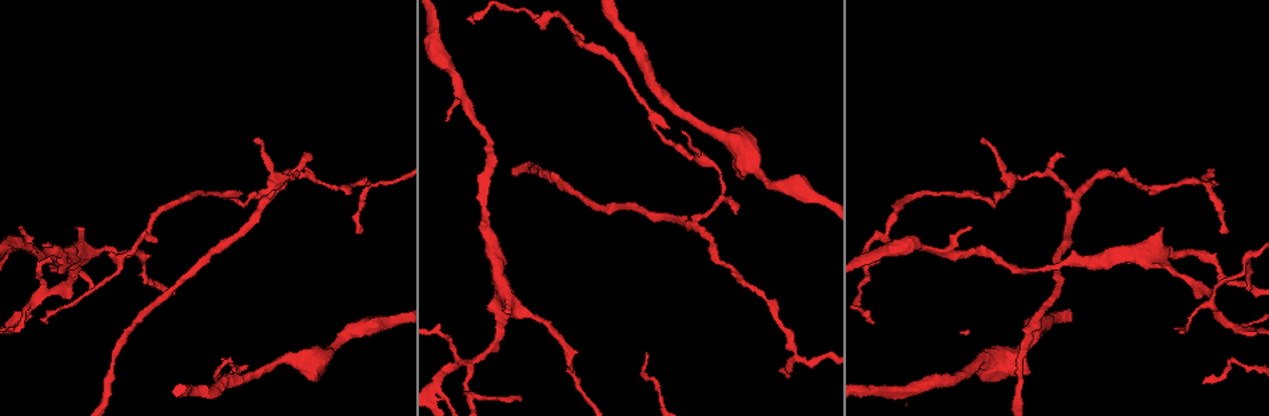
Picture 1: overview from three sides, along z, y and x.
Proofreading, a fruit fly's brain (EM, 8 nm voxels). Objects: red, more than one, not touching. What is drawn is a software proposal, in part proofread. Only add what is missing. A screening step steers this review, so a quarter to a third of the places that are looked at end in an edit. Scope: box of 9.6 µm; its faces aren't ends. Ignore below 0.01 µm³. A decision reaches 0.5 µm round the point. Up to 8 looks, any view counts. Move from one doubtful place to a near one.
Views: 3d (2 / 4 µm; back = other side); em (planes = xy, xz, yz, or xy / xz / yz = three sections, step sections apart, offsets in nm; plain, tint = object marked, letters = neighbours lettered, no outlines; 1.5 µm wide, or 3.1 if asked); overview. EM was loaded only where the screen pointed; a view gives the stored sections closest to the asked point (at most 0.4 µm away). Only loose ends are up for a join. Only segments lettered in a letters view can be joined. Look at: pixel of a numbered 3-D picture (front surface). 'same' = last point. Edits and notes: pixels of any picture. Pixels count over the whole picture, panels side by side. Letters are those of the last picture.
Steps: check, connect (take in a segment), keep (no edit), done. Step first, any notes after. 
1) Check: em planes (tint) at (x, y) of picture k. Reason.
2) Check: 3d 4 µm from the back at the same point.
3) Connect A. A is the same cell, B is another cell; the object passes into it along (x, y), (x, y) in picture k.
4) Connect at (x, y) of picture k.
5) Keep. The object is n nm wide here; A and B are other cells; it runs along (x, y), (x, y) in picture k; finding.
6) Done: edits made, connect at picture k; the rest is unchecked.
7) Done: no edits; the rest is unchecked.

Check: em planes (letters) at (735, 214) of picture 1. Branch stops here.

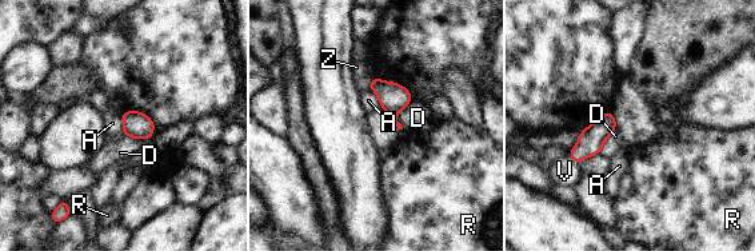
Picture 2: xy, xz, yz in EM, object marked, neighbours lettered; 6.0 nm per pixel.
Keep. A, D, R, V and Z are other cells; a border runs along (155, 126), (150, 138), (124, 134) in picture 2; none of them fits.

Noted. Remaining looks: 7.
Check: em planes (tint) at (357, 234) of picture 1. Tapers out.

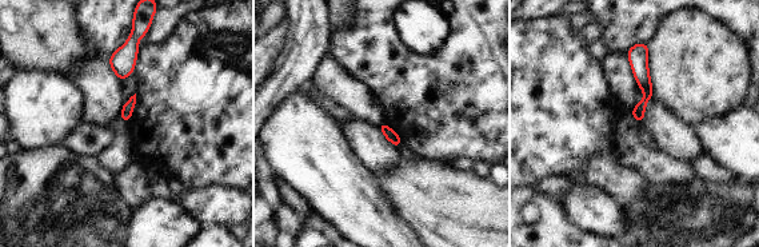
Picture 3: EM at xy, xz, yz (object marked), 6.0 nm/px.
Check: em planes (letters) at the same point.

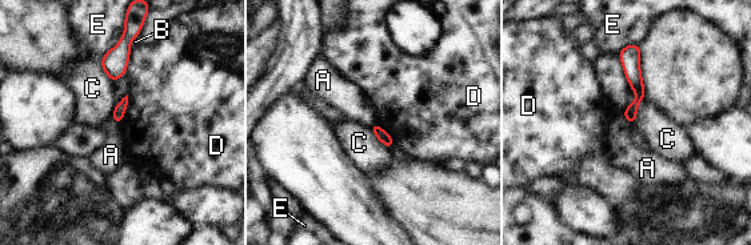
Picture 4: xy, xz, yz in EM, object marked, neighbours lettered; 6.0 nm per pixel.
Keep. The longest contact is with E, 220 nm; A, B, C, D and E are other cells; a border runs along (622, 113), (631, 125) in picture 4; no lettered segment goes on from it.

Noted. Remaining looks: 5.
Check: 3d 4 µm at (736, 175) of picture 1.

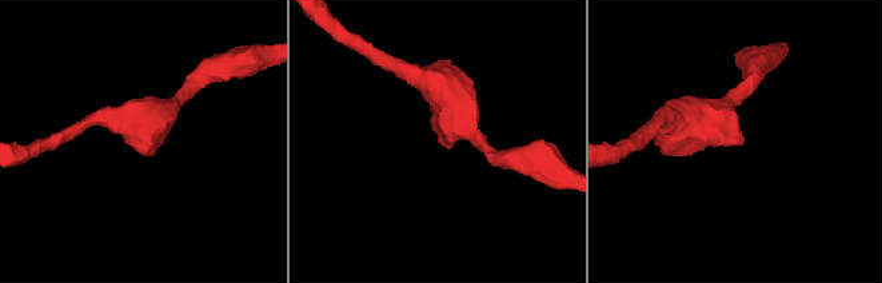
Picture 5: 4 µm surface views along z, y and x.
Check: em planes (letters) at (739, 142) of picture 5. Now the EM.

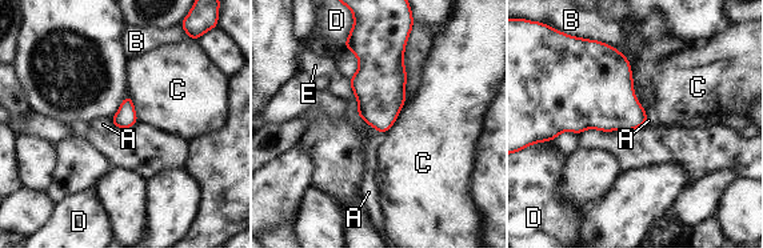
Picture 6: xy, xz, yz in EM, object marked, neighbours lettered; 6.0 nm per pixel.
Keep. A, B, C, D and E are other cells; none of them fits.

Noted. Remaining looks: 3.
Done: no edits; the rest is unchecked.

